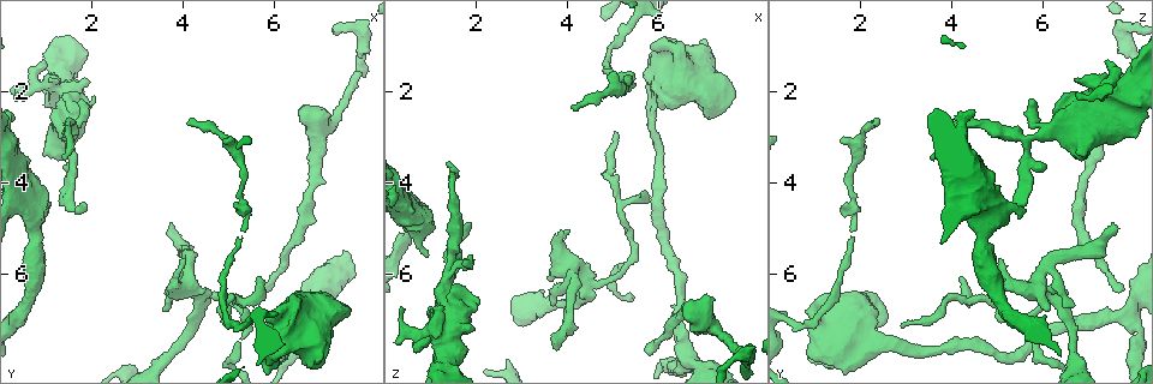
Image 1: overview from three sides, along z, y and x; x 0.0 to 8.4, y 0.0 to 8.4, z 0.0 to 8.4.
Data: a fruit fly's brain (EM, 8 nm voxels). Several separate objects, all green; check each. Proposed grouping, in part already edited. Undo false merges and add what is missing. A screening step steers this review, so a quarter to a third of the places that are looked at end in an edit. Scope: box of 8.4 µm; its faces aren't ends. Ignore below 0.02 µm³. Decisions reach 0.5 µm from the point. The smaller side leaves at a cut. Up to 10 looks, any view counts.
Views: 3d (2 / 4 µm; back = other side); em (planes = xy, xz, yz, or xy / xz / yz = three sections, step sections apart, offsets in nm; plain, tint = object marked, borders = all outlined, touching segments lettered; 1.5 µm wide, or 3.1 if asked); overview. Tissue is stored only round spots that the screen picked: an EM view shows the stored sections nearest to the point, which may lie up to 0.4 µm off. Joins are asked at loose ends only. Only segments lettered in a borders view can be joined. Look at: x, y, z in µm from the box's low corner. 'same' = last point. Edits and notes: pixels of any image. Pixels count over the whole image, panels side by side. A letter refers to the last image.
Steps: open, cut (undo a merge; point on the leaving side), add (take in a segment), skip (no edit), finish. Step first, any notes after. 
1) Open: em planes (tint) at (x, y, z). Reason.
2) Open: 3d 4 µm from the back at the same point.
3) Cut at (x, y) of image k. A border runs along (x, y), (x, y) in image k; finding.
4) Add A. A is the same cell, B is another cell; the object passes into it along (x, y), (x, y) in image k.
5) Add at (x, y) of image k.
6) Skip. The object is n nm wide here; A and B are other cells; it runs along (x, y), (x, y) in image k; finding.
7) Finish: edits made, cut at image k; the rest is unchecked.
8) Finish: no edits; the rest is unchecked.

Open: em planes (plain) at (7.90, 1.55, 7.65). An open end.

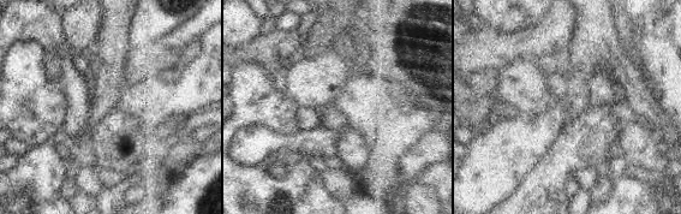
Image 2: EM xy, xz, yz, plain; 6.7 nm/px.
Open: em planes (borders) at the same point.

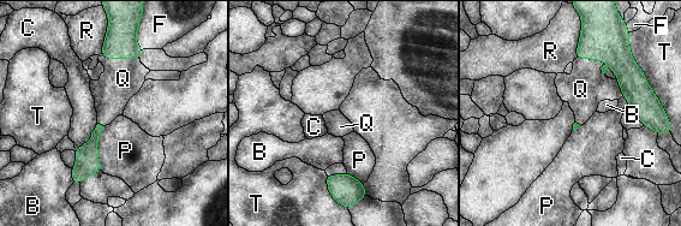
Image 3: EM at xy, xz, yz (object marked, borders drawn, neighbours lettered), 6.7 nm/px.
Skip. B, C, F, P, Q, R and T are other cells; a border runs along (575, 58), (608, 59), (610, 64) in image 3; none of them fits.

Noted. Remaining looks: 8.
Open: em xy step 4 (borders) at (3.70, 4.85, 7.55). Branch stops here.

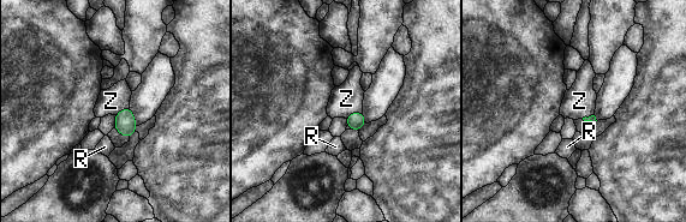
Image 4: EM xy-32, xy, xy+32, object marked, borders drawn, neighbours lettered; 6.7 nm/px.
Add Z. Z is the same cell, R is another cell; the object passes into it along (355, 120), (353, 112), (346, 98) in image 4; it goes on there.

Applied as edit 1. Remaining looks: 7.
Open: em xz step 4 (borders) at (1.50, 3.00, 5.60). Three arms meet.

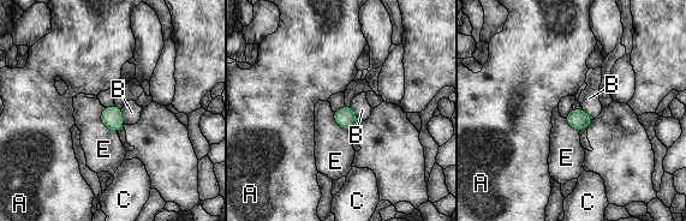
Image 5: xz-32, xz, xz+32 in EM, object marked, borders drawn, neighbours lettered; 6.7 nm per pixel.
Open: em xy step 8 (borders) at the same point.

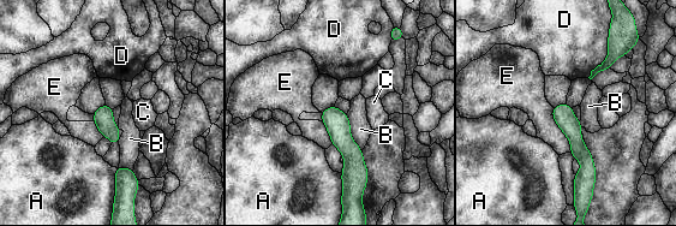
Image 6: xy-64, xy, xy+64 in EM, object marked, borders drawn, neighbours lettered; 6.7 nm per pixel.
Skip. The object is 130 nm wide here; A, B, C, D and E are other cells; a border runs along (347, 113), (351, 138), (362, 150) in image 6; continuous, no second neuron.

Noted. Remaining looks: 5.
Open: 3d 2 µm at (5.25, 5.15, 1.85).

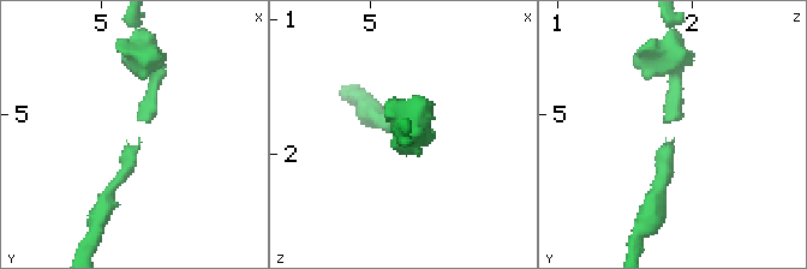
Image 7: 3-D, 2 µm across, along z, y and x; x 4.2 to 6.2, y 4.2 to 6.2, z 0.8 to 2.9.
Open: em yz step 8 (tint) at (5.30, 5.16, 1.80).

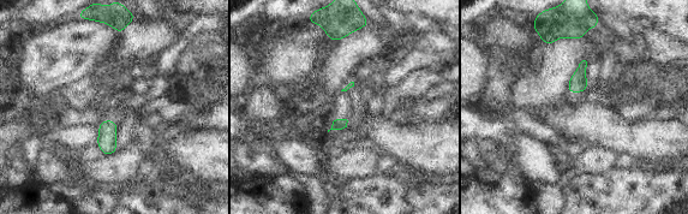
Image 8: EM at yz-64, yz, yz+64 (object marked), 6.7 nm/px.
Open: em planes (borders) at the same point.

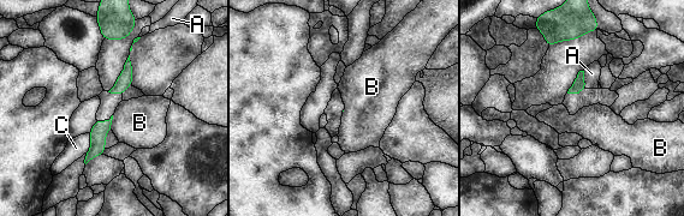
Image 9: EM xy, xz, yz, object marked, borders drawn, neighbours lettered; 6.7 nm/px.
Skip. A, B and C are other cells; a border runs along (113, 115), (109, 128) in image 9; all the same neuron.

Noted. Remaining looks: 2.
Finish: edits made, add at image 4; the rest is unchecked.

